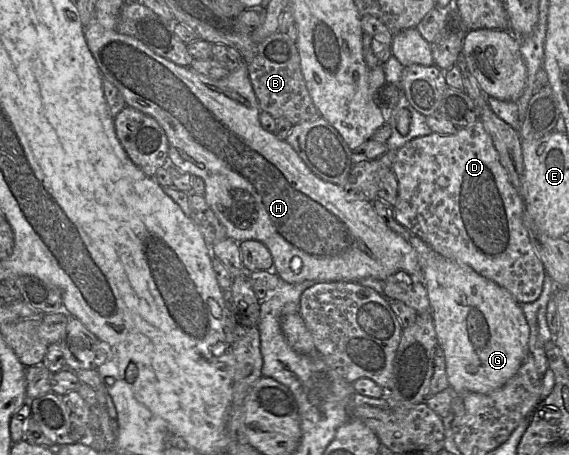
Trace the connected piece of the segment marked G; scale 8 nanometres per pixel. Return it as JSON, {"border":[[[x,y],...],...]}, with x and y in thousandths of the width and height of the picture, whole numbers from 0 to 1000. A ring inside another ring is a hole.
{"border":[[[722,516],[717,532],[736,565],[742,620],[750,637],[770,760],[782,785],[789,851],[800,868],[877,870],[879,859],[909,820],[930,776],[931,725],[914,668],[886,633],[824,587],[768,556],[736,521]]]}

